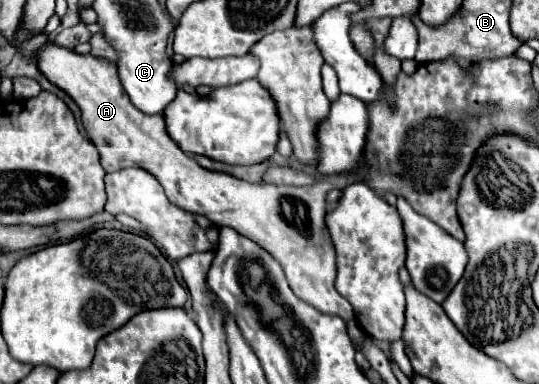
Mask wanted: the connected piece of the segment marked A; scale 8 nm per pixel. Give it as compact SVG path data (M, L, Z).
M39 34L17 48L25 54L35 54L39 70L77 102L83 114L83 126L101 154L105 172L115 172L127 166L141 166L147 172L153 172L153 176L161 180L171 204L193 214L205 214L217 222L217 226L231 226L267 250L281 264L297 298L319 312L341 316L343 320L353 316L353 306L335 288L335 246L325 226L325 192L335 186L345 186L345 178L321 178L313 186L295 188L251 184L225 172L205 170L169 138L163 116L149 116L133 106L117 80L115 64L103 58L93 58L91 54L81 56L69 48L47 44L45 34Z

